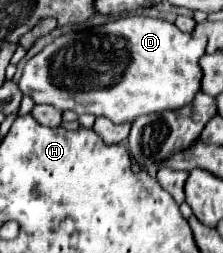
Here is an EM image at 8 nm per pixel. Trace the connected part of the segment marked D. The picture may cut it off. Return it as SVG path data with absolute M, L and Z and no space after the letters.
M148 16L120 18L102 26L94 26L80 32L64 32L54 38L44 50L26 62L18 88L22 94L32 96L36 104L48 104L58 110L74 110L76 114L104 116L116 124L132 122L138 116L178 110L192 102L194 94L200 90L202 70L198 66L200 56L204 56L206 38L196 38L194 34L180 32L174 24Z

